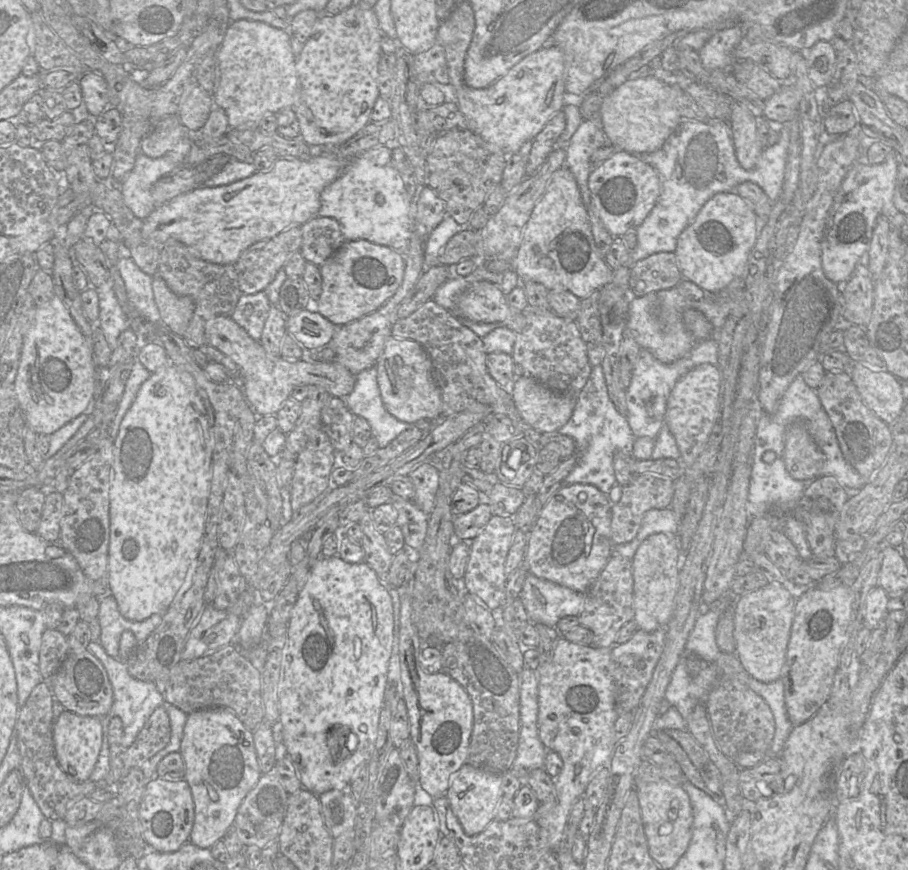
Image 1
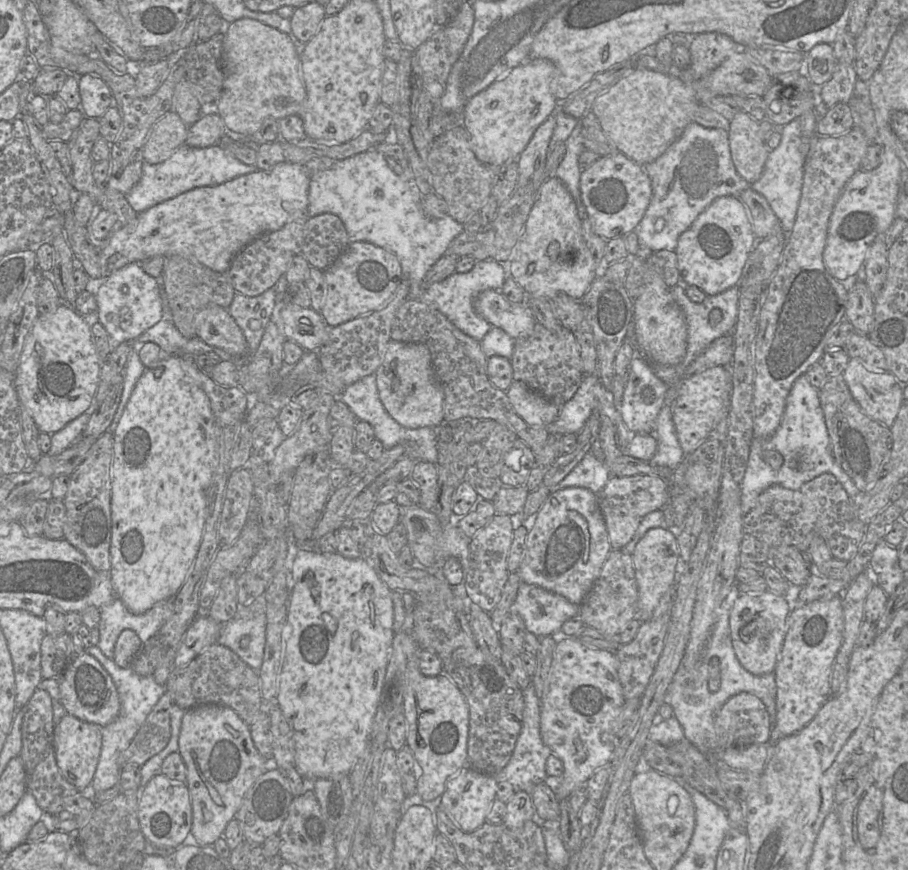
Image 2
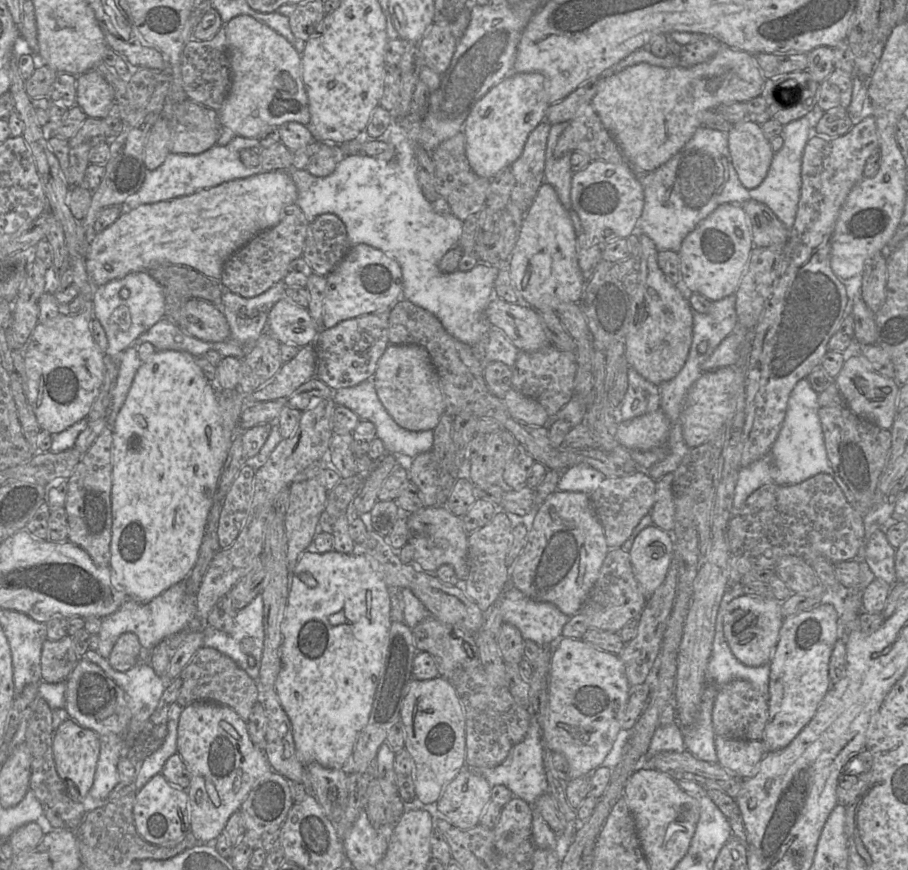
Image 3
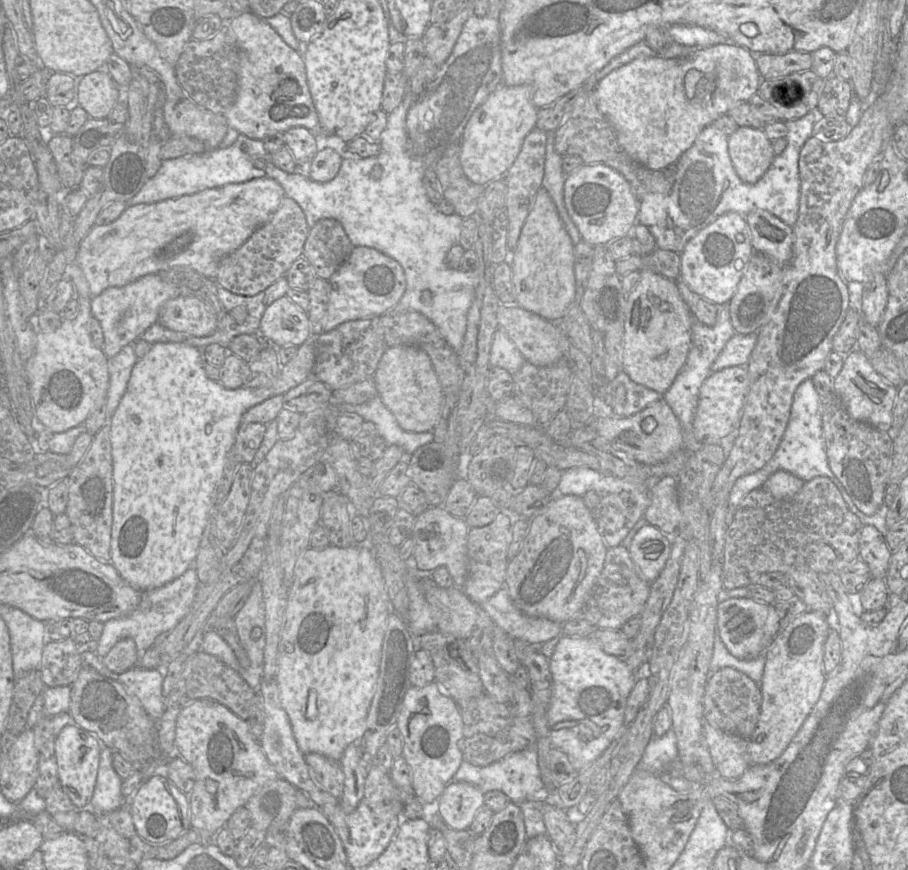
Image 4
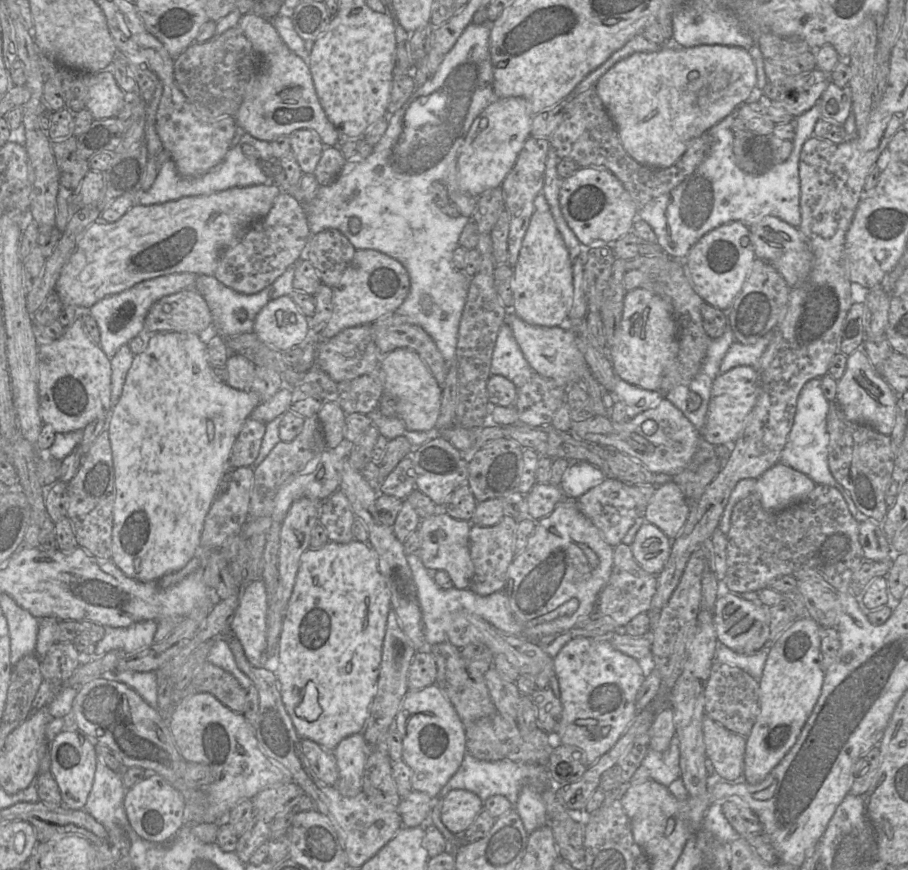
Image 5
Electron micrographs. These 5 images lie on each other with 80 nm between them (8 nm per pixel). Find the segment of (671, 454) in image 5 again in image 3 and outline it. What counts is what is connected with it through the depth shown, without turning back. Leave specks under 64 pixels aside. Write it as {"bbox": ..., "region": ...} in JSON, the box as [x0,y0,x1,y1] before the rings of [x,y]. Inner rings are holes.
{"bbox":[616,409,670,451],"region":[[[661,409],[620,421],[616,439],[628,450],[648,451],[666,445],[670,432],[670,422]]]}

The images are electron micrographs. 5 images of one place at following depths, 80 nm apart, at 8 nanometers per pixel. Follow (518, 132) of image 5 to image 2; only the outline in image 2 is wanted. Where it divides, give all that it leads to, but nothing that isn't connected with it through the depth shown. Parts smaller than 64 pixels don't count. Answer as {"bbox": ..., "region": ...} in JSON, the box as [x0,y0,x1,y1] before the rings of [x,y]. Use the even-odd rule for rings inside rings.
{"bbox":[462,59,558,168],"region":[[[529,59],[468,101],[462,125],[470,134],[470,147],[479,161],[500,168],[511,160],[517,160],[537,128],[558,107],[558,101],[550,90],[555,76],[556,67],[550,60]]]}

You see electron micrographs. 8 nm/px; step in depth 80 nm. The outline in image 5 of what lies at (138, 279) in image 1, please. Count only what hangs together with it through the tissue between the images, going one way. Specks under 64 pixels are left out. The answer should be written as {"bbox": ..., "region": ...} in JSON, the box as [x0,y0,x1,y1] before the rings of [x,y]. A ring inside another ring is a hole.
{"bbox":[80,273,197,359],"region":[[[173,273],[165,276],[159,276],[139,282],[133,287],[120,293],[106,296],[105,298],[95,303],[90,309],[80,311],[88,311],[88,313],[91,314],[97,322],[100,332],[100,347],[106,356],[111,359],[121,346],[128,344],[134,337],[144,334],[145,318],[151,306],[156,301],[165,296],[177,293],[185,289],[193,289],[196,279],[197,275],[193,273]]]}

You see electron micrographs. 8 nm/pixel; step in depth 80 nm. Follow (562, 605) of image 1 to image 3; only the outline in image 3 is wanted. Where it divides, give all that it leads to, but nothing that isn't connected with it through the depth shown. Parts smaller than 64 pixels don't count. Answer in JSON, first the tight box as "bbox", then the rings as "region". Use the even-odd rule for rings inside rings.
{"bbox":[500,584,571,650],"region":[[[511,584],[505,587],[500,596],[500,609],[503,621],[517,627],[524,640],[532,640],[540,646],[547,646],[552,650],[555,643],[562,637],[563,626],[571,617],[550,602],[537,602],[528,598]]]}

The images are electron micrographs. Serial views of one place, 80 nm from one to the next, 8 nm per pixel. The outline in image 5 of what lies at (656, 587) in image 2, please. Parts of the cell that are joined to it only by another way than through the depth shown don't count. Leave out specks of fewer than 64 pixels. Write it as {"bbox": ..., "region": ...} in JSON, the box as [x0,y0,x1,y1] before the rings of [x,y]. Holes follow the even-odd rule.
{"bbox":[630,522,672,576],"region":[[[645,522],[636,533],[630,548],[637,563],[648,573],[657,576],[669,558],[671,545],[672,540],[657,526]]]}

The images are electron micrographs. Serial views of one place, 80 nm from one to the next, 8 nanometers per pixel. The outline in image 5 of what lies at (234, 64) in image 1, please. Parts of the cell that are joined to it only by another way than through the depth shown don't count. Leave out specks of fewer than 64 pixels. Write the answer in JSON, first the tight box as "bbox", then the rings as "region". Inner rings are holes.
{"bbox":[234,14,340,147],"region":[[[243,14],[238,26],[263,59],[263,66],[246,84],[241,106],[234,117],[238,127],[269,143],[279,136],[289,136],[293,131],[305,128],[316,132],[324,147],[339,145],[340,133],[320,104],[307,63],[286,45],[269,19]]]}

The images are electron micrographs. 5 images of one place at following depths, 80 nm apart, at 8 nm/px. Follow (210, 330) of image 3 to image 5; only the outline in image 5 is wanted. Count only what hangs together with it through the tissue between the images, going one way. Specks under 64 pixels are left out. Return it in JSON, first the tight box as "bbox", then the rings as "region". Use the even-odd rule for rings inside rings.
{"bbox":[144,289,212,335],"region":[[[185,289],[156,301],[145,318],[144,334],[179,332],[205,335],[212,325],[211,310],[195,289]]]}

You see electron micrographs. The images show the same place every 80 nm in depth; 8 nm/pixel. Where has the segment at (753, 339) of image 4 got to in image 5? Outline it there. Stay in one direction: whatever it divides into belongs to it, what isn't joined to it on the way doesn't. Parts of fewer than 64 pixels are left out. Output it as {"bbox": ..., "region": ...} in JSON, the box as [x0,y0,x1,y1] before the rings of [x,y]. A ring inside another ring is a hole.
{"bbox":[720,330,775,373],"region":[[[775,330],[769,331],[752,345],[734,341],[722,359],[720,373],[727,372],[736,366],[752,366],[757,369],[760,358],[771,342],[774,333]]]}

